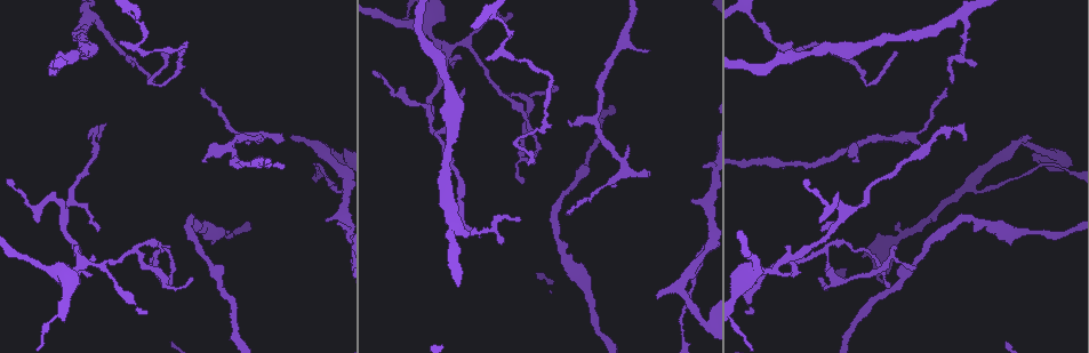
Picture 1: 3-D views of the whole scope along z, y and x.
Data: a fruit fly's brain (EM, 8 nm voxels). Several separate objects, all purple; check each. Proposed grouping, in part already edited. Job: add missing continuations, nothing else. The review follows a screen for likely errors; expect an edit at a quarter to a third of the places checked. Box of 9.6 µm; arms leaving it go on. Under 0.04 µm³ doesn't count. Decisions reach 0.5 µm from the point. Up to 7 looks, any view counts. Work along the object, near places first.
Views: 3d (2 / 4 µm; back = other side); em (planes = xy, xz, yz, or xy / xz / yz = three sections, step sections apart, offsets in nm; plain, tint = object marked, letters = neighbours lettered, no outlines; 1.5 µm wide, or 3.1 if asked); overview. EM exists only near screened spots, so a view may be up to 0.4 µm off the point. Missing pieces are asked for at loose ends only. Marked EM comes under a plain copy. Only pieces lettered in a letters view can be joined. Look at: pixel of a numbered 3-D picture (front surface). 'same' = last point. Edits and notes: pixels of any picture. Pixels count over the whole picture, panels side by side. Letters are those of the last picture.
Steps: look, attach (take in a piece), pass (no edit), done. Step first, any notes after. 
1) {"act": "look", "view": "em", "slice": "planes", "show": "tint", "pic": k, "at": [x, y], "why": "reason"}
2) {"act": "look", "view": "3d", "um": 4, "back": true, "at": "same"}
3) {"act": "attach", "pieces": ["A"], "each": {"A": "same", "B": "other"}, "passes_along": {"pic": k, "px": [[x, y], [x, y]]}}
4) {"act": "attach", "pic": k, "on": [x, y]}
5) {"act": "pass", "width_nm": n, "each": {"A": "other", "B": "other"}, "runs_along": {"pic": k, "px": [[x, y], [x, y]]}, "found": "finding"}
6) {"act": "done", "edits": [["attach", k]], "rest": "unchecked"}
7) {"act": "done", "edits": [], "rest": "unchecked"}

{"act": "look", "view": "em", "slice": "yz", "step": 8, "show": "letters", "pic": 1, "at": [1032, 137], "why": "branch stops here"}

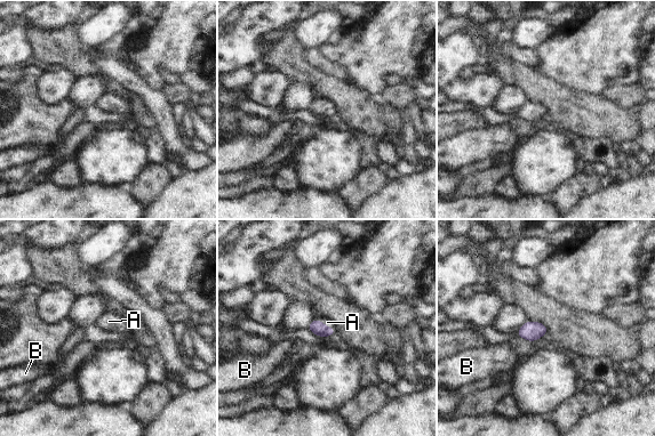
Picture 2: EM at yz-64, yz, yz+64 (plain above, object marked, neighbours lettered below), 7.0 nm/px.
{"act": "attach", "pieces": ["A"], "width_nm": 100, "each": {"A": "same", "B": "other"}, "passes_along": {"pic": 2, "px": [[317, 326], [324, 324], [327, 322]]}, "found": "it goes on there"}

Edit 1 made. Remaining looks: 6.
{"act": "look", "view": "3d", "um": 4, "pic": 1, "at": [145, 312], "why": "branch stops here"}

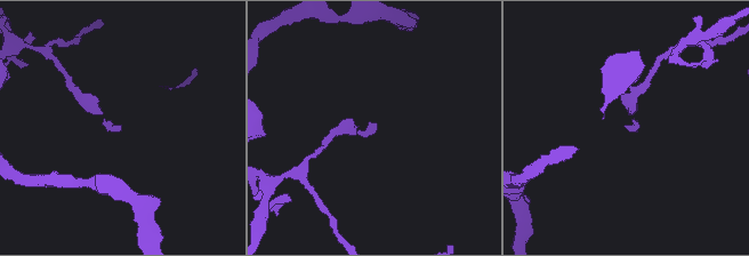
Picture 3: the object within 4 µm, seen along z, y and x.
{"act": "look", "view": "em", "slice": "planes", "show": "letters", "pic": 3, "at": [117, 127]}

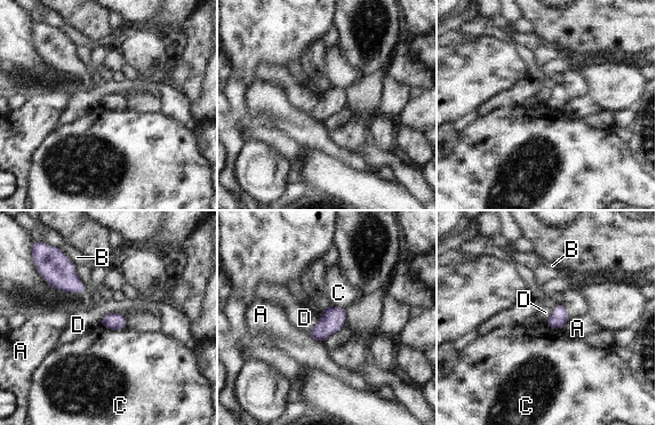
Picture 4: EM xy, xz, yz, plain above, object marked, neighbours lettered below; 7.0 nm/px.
{"act": "pass", "width_nm": 120, "each": {"A": "other", "B": "other", "C": "other", "D": "other"}, "found": "none of them fits"}

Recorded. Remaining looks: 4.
{"act": "look", "view": "overview", "why": "see it whole again"}

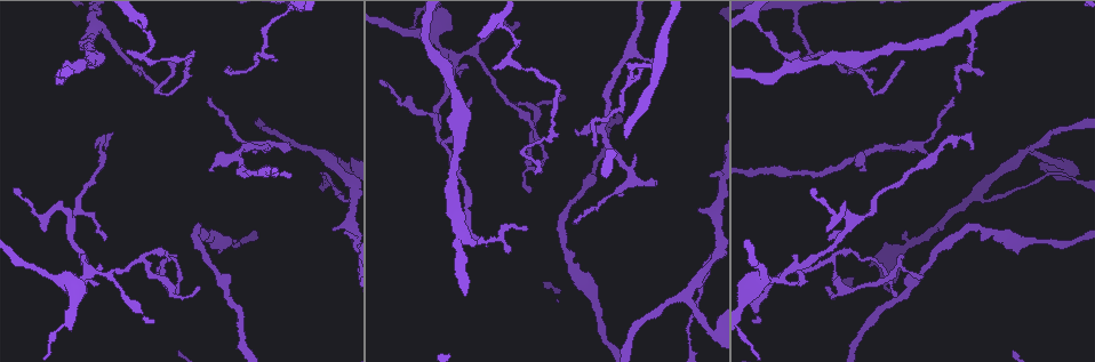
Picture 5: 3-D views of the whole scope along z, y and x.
{"act": "look", "view": "em", "slice": "yz", "step": 4, "show": "letters", "pic": 5, "at": [700, 209], "why": "free end"}

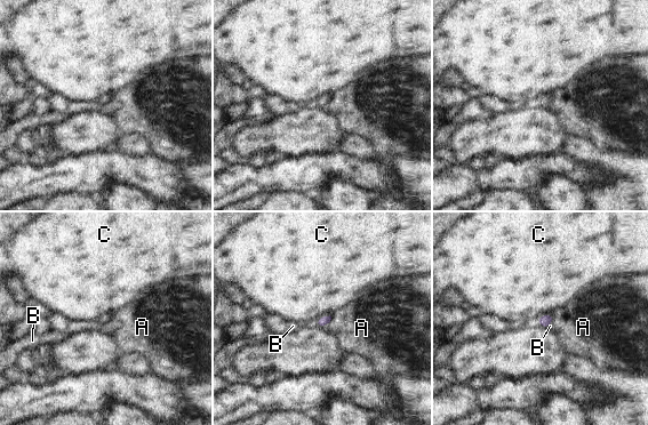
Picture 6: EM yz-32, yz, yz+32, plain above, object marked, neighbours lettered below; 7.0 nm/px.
{"act": "look", "view": "em", "slice": "planes", "show": "letters", "at": "same", "why": "another direction"}

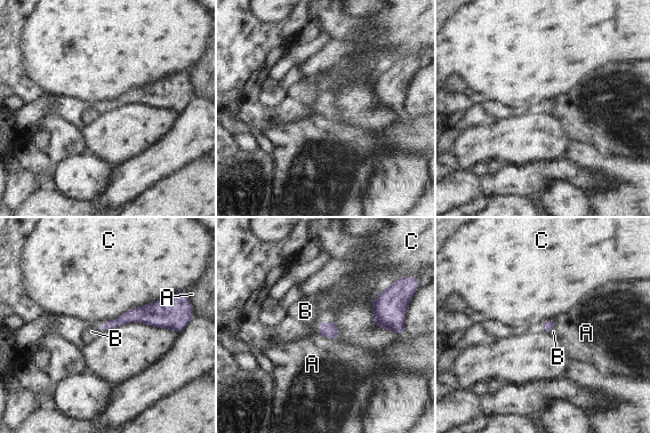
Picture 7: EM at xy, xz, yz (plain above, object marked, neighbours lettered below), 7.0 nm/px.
{"act": "pass", "each": {"A": "other", "B": "other", "C": "other"}, "found": "none of them fits"}

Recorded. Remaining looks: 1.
{"act": "done", "edits": [["attach", 2]], "rest": "unchecked"}

